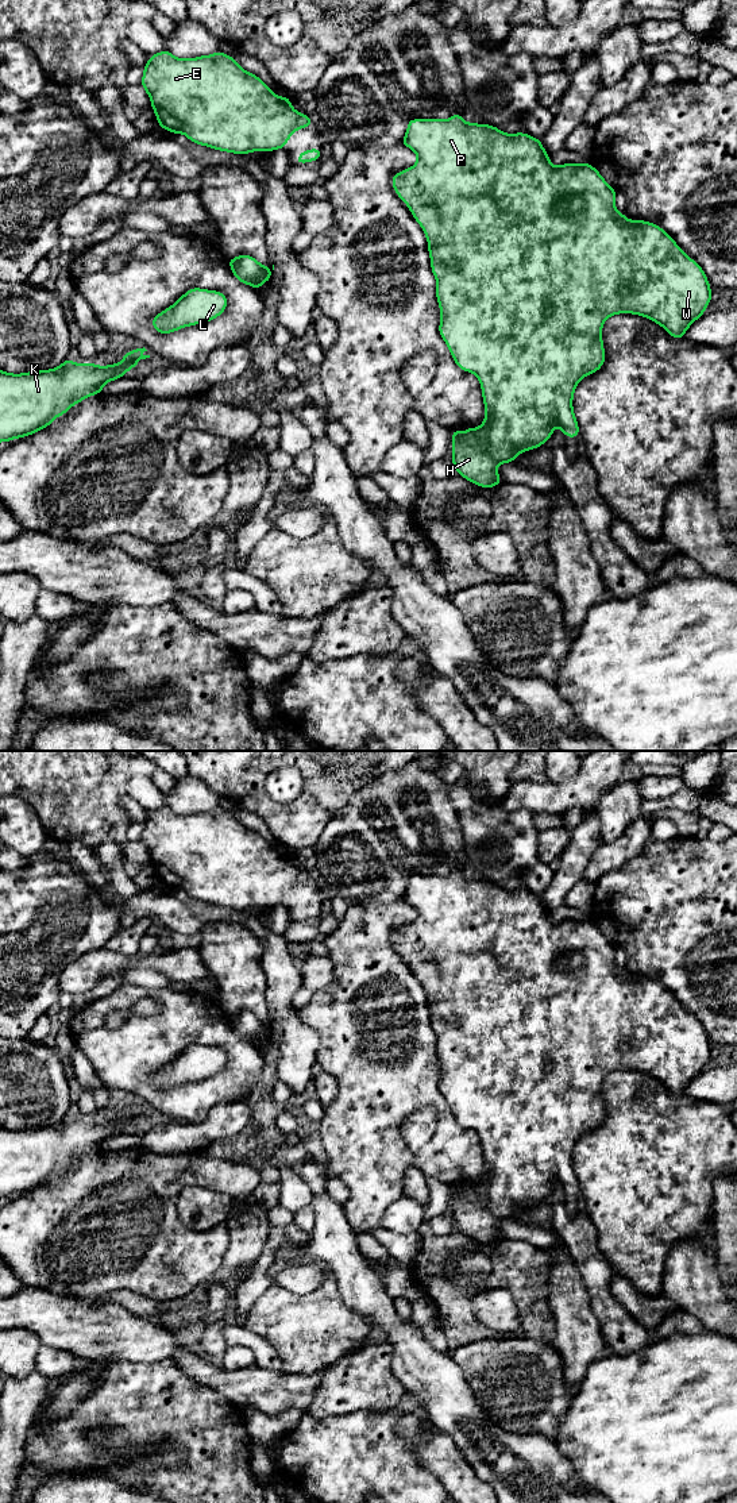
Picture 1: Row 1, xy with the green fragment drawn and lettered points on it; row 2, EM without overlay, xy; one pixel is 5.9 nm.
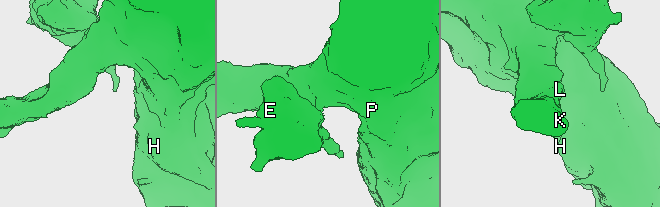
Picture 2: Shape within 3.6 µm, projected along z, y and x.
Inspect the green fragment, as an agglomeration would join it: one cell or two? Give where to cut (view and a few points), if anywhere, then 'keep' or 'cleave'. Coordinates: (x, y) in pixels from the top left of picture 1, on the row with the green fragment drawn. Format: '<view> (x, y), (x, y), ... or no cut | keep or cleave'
no cut | keep

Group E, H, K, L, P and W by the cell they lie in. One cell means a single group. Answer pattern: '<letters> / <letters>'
E H K L P W

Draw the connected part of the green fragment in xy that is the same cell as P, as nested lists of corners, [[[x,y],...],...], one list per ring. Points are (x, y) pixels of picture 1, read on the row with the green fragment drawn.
[[[454,113],[447,120],[410,119],[401,143],[417,154],[417,162],[394,174],[391,185],[427,236],[441,315],[439,332],[456,366],[478,377],[485,402],[482,425],[452,431],[452,465],[456,473],[467,481],[481,487],[494,487],[503,482],[497,471],[501,463],[513,463],[513,459],[521,452],[545,444],[556,427],[563,431],[566,438],[579,438],[572,398],[579,381],[598,371],[606,359],[602,327],[607,317],[618,313],[640,315],[661,325],[674,339],[682,339],[688,327],[705,313],[710,304],[711,286],[703,269],[686,255],[661,227],[645,220],[629,220],[616,208],[617,192],[589,161],[553,166],[540,139],[525,132],[506,134],[490,124],[467,123],[460,113]]]

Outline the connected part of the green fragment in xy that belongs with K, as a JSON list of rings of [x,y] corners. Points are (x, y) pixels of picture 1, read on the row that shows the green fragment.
[[[136,348],[123,352],[120,363],[97,366],[96,363],[76,363],[69,358],[55,369],[12,374],[0,370],[0,442],[11,442],[47,428],[51,421],[65,415],[73,405],[93,394],[101,394],[105,384],[124,377],[140,359],[150,358],[147,351]]]

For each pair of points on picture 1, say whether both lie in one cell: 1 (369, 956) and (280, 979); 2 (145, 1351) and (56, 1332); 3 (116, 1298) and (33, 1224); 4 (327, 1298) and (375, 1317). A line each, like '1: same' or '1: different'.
1: different
2: same
3: different
4: different

